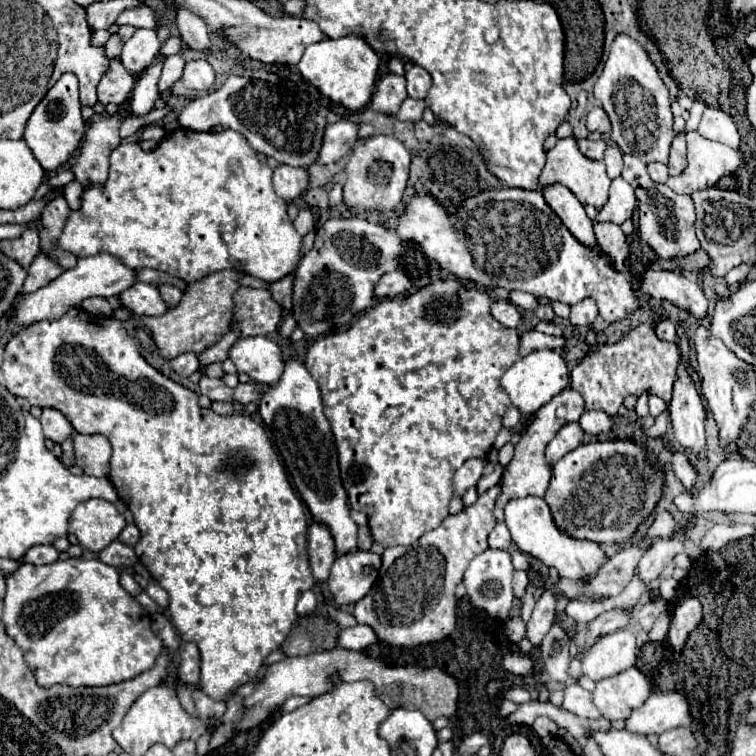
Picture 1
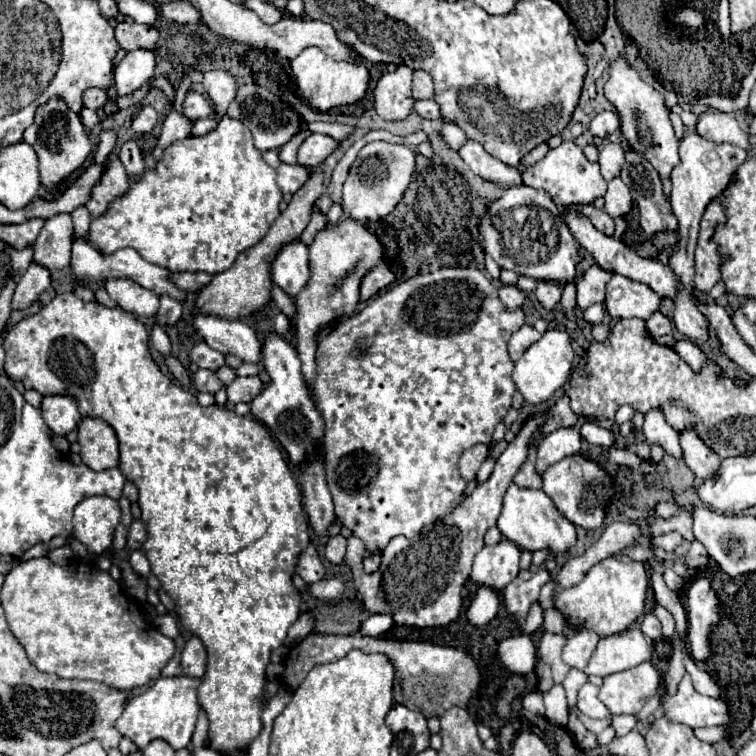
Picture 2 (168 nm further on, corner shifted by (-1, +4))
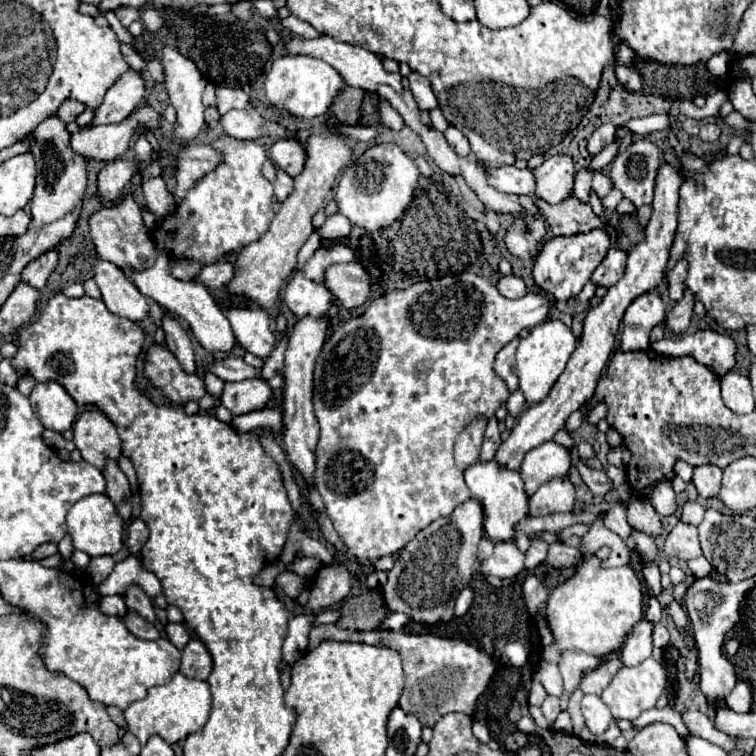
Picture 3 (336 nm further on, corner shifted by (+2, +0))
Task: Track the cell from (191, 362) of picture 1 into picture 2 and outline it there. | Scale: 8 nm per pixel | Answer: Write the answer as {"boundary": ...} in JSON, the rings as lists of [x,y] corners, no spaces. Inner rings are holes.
{"boundary":[[[204,342],[196,344],[196,348],[192,350],[190,358],[200,368],[206,368],[206,370],[212,370],[212,372],[216,372],[220,366],[226,366],[226,356],[222,352],[216,352],[216,350],[208,348]]]}

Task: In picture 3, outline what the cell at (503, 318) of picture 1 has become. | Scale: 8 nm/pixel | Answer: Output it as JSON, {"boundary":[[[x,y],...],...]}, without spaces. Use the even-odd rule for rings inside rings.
{"boundary":[[[503,276],[499,282],[497,282],[497,290],[501,292],[501,296],[505,298],[521,298],[527,294],[527,288],[525,288],[525,282],[519,278],[519,276]]]}

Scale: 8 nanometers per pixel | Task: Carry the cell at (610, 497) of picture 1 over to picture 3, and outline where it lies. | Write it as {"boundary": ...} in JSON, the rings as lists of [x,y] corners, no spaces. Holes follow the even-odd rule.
{"boundary":[[[569,476],[553,478],[543,484],[529,500],[531,516],[547,516],[553,512],[571,512],[575,506],[575,486]]]}

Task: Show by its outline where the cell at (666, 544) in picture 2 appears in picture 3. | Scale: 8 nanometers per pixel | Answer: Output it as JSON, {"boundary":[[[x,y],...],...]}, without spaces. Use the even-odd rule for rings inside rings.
{"boundary":[[[679,522],[665,540],[665,554],[669,560],[691,560],[701,556],[699,540],[697,540],[697,528]]]}

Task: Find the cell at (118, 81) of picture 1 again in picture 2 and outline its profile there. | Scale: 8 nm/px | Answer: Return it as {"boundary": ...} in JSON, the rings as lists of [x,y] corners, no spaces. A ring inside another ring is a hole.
{"boundary":[[[90,88],[84,92],[82,96],[82,104],[86,108],[102,108],[106,104],[106,90],[100,90],[100,88]]]}

